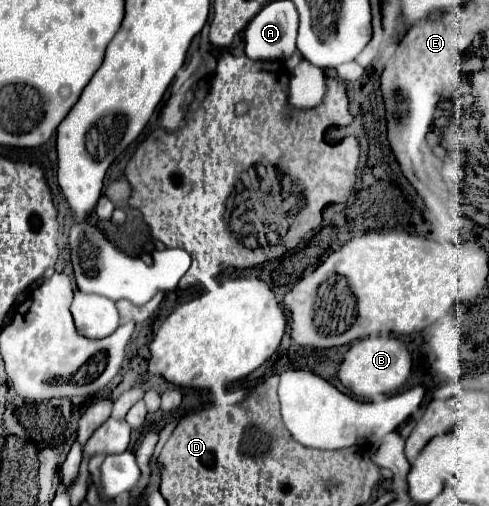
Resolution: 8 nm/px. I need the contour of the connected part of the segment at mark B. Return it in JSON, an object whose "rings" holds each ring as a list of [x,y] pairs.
{"rings":[[[374,336],[358,340],[356,344],[350,346],[338,370],[338,378],[354,396],[372,398],[398,390],[410,378],[410,368],[412,368],[412,356],[402,340],[394,336]]]}

